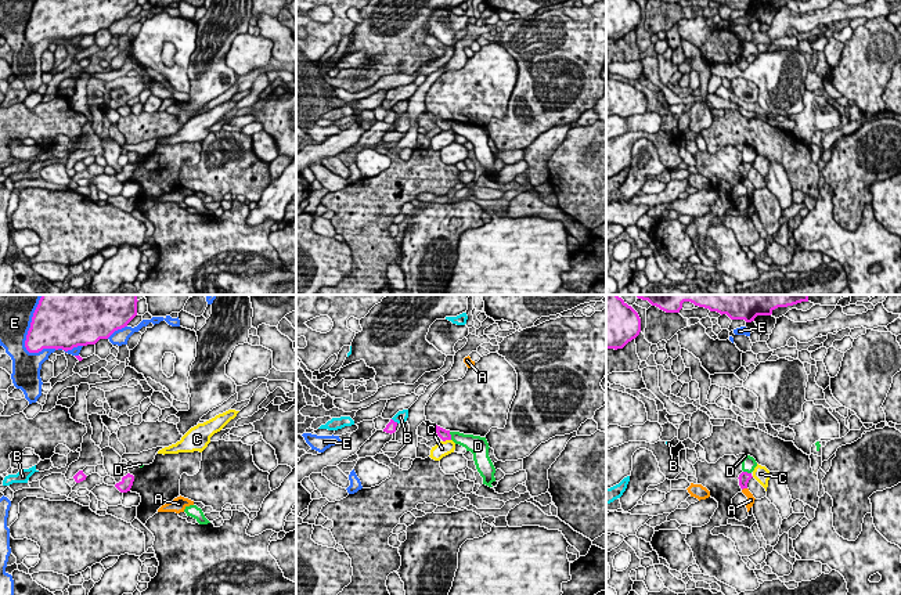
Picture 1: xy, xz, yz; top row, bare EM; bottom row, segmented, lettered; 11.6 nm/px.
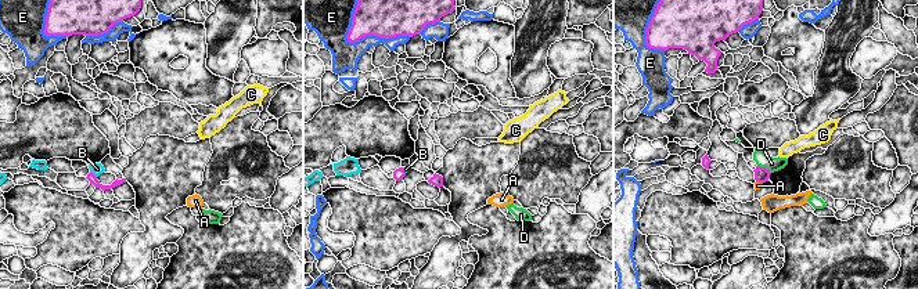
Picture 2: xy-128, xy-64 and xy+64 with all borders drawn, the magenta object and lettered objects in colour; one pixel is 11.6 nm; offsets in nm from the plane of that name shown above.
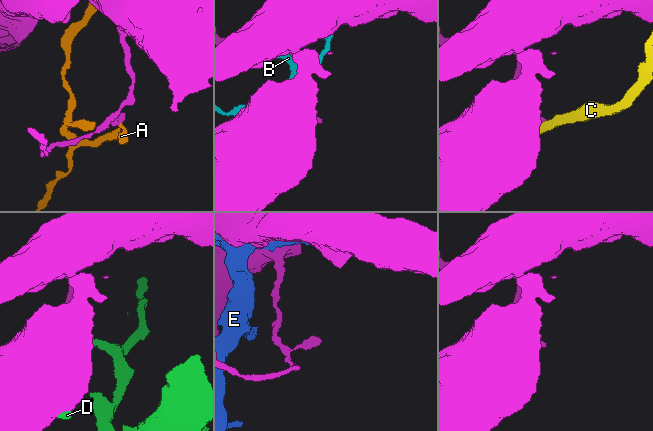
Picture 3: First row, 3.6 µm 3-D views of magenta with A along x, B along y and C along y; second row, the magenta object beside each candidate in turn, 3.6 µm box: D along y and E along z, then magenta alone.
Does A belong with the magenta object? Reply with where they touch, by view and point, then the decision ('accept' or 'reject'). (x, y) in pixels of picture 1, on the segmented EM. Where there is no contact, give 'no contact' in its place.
meets magenta in yz at (743, 487); reject

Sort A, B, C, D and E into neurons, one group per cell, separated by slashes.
A / B / C / D / E

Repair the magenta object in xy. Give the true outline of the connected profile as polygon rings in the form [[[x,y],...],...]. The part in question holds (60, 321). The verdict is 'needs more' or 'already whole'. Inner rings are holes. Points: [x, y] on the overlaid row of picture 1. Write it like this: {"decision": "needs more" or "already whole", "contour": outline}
{"decision": "already whole", "contour": [[[42,295],[25,347],[29,353],[95,345],[137,315],[137,295]]]}

